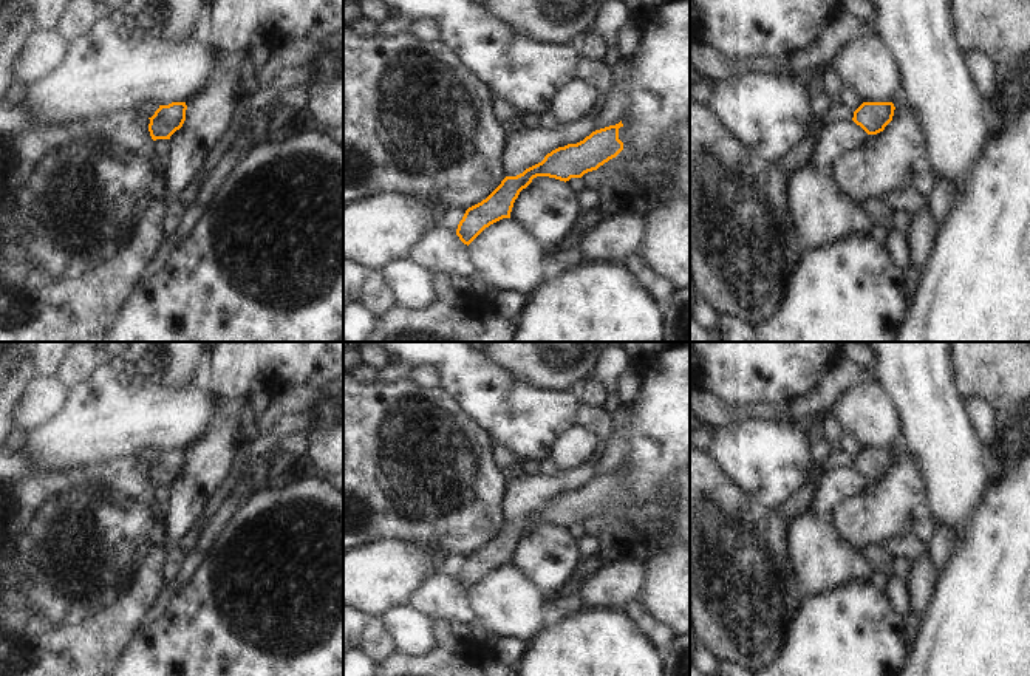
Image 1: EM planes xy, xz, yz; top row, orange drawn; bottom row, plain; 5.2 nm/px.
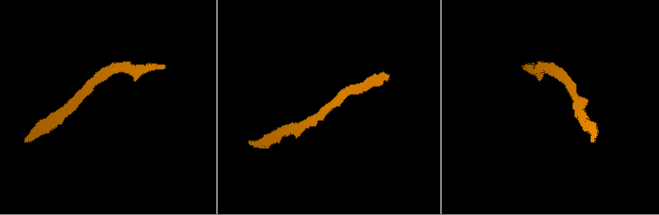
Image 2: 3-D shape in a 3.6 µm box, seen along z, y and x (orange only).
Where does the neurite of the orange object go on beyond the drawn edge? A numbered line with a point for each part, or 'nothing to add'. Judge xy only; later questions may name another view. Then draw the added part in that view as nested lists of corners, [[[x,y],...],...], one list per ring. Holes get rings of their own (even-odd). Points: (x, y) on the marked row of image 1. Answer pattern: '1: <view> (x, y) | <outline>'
nothing to add

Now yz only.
nothing to add

